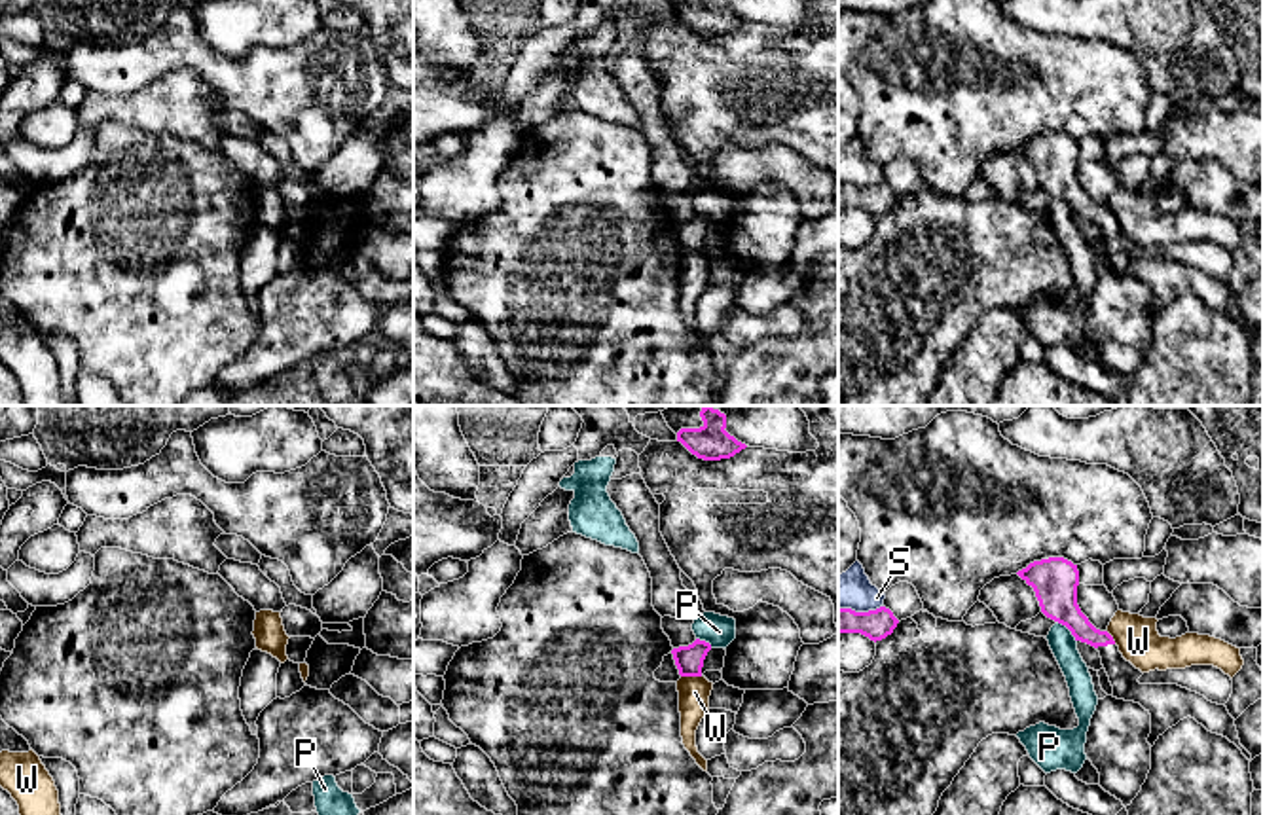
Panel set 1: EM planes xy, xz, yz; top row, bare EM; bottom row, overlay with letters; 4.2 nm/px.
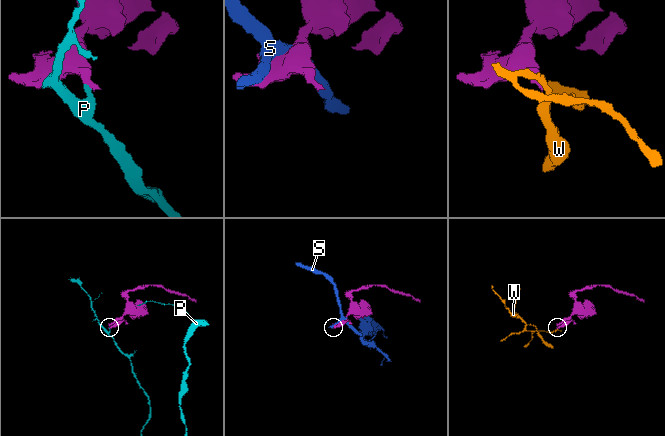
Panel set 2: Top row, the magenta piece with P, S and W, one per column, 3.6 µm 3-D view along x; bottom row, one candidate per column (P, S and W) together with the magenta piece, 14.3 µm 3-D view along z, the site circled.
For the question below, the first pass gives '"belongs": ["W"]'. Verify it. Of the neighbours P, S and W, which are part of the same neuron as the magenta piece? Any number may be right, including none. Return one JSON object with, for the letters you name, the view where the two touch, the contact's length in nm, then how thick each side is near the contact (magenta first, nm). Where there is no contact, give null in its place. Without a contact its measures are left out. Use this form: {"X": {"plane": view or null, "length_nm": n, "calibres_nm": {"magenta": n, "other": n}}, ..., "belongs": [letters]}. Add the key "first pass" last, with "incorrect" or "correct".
{"belongs": [], "first pass": "incorrect"}

